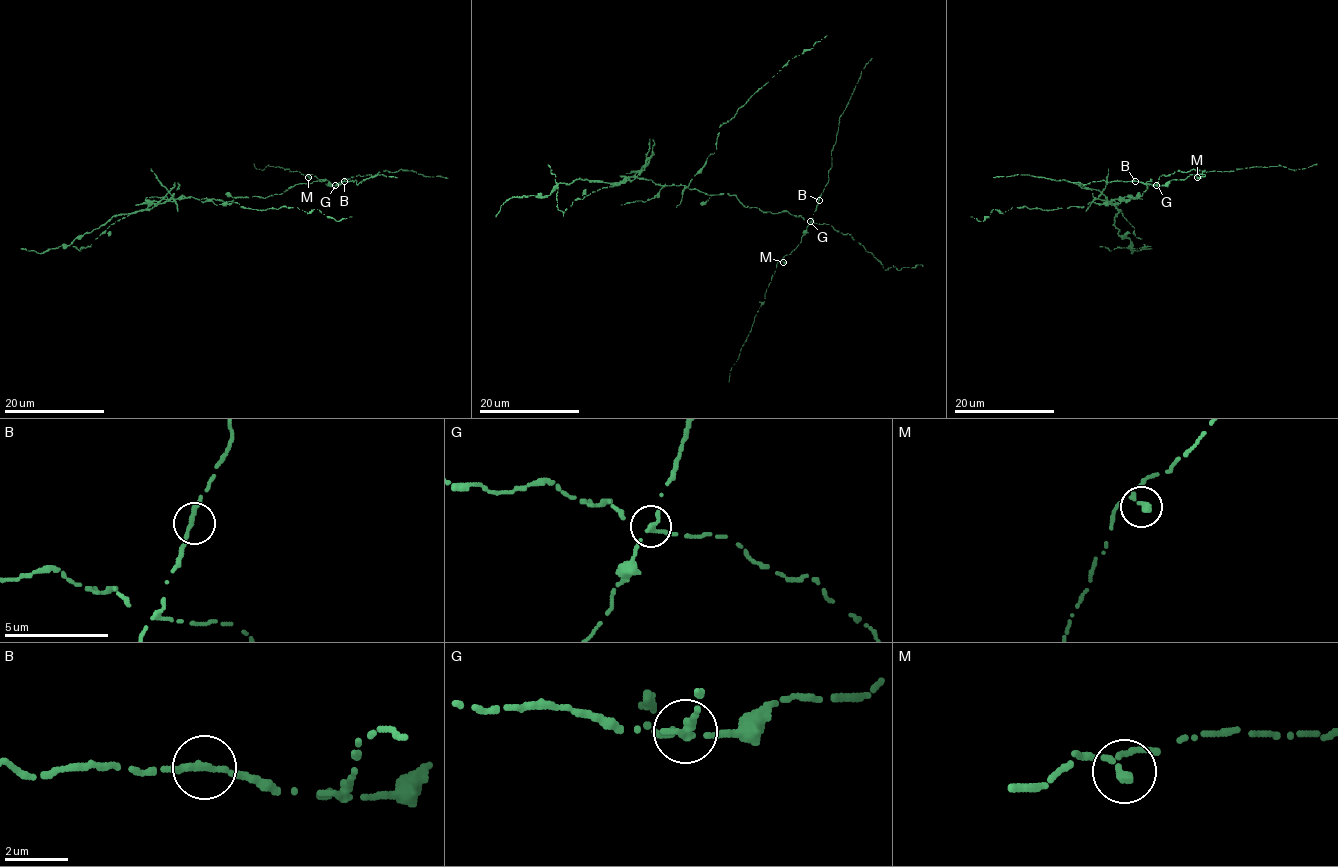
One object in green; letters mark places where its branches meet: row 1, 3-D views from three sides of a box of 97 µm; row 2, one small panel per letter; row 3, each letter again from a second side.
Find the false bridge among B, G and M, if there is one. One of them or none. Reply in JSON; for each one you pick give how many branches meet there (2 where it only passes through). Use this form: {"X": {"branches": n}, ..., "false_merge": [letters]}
{"G": {"branches": 2}, "false_merge": ["G"]}

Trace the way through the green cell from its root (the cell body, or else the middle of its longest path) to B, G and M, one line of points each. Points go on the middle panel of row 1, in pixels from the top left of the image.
B: (739, 201), (746, 207), (757, 207), (772, 214), (787, 211), (811, 221), (819, 200)
G: (739, 201), (746, 207), (757, 207), (772, 214), (787, 211), (811, 221)
M: (739, 201), (746, 207), (757, 207), (772, 214), (787, 211), (809, 221), (801, 241), (782, 259), (783, 262)

